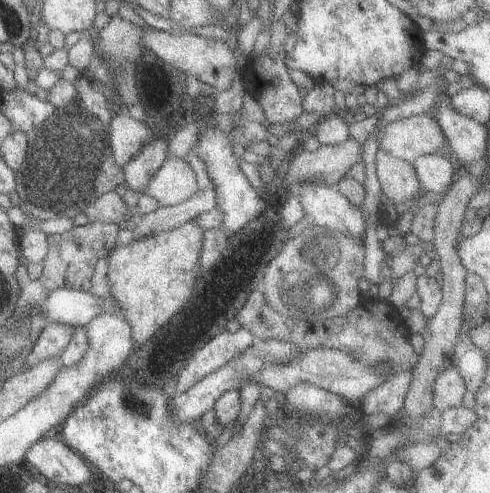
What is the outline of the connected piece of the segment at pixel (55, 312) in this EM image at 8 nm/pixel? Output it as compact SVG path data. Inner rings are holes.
M70 287L53 289L42 304L42 312L48 322L80 326L90 322L100 313L117 312L112 296L96 296L89 290Z

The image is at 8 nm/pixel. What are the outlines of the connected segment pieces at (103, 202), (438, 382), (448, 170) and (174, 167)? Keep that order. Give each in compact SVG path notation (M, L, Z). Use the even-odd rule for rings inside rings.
M114 192L102 194L96 202L88 204L84 209L88 221L100 221L112 224L122 224L129 218L129 207L124 200Z
M452 366L441 372L433 384L433 406L443 412L462 405L462 397L467 391L465 380L457 368Z
M444 153L424 154L412 163L421 188L444 194L460 173L455 161L444 157Z
M166 158L160 170L150 178L144 194L162 205L175 205L190 200L199 185L194 170L182 158Z

